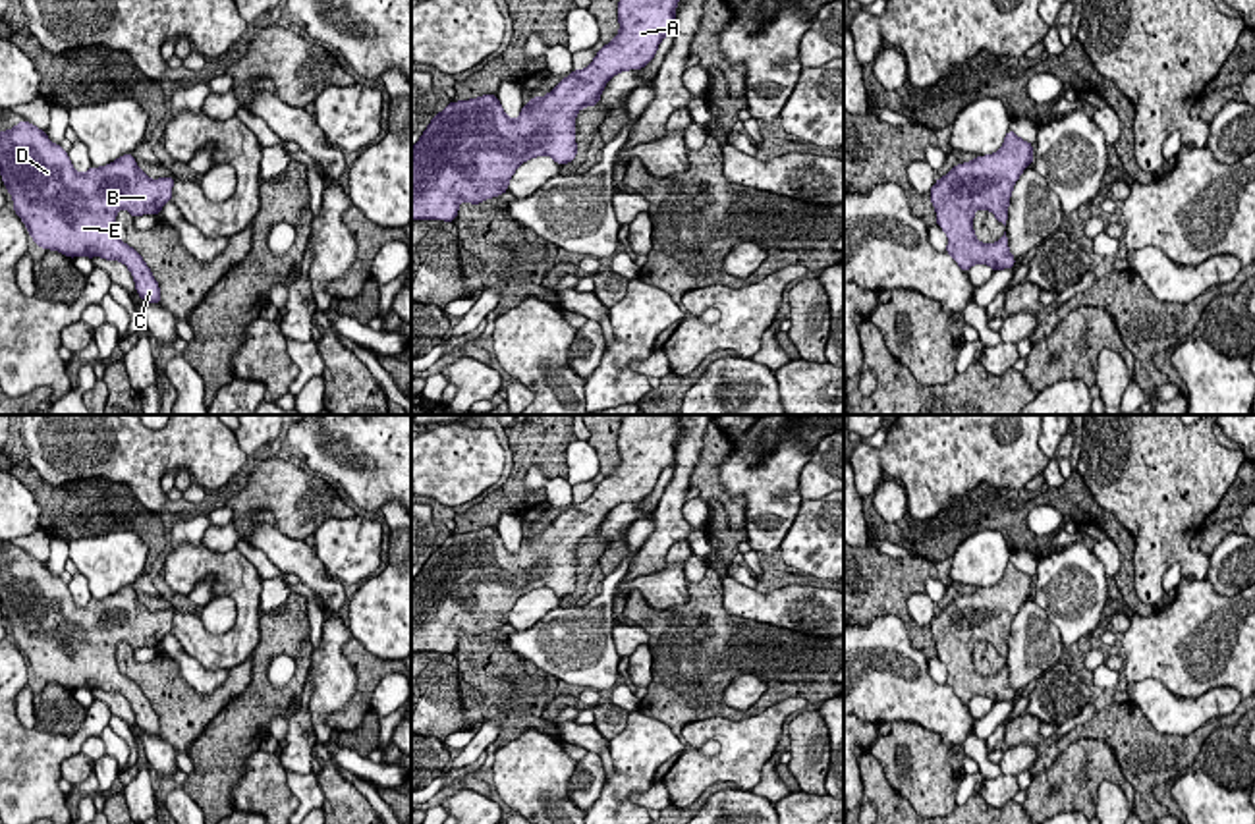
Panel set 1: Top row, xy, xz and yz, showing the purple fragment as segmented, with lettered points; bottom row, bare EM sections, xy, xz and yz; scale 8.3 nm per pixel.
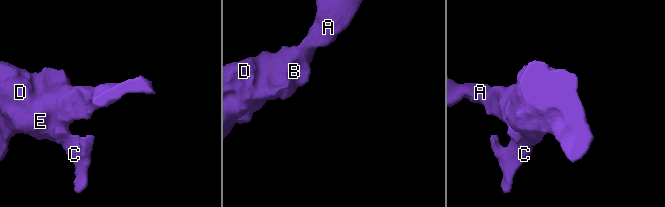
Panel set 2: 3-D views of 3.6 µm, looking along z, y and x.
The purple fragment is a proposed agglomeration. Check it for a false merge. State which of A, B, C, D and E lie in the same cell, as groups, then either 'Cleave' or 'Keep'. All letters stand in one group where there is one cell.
Groups: A B C D E. Keep

